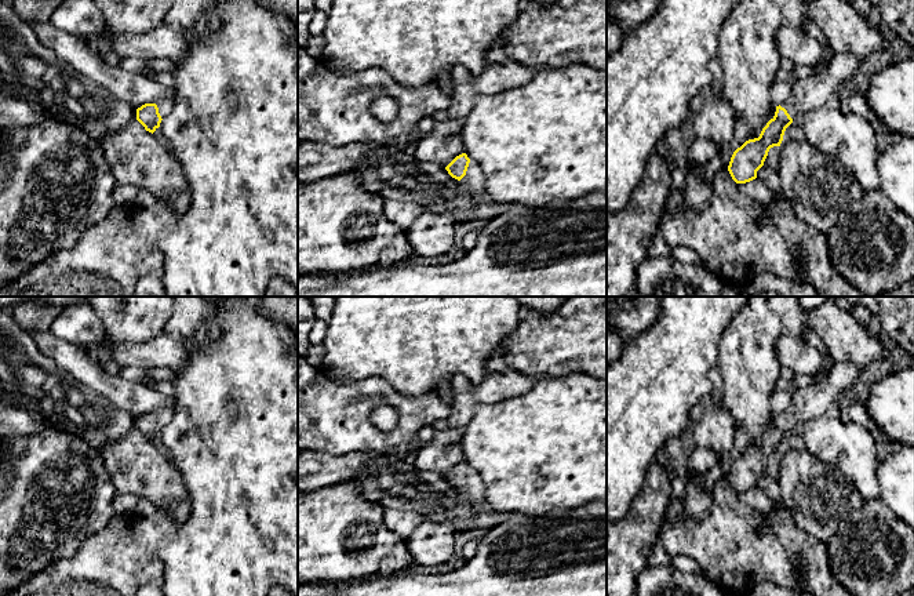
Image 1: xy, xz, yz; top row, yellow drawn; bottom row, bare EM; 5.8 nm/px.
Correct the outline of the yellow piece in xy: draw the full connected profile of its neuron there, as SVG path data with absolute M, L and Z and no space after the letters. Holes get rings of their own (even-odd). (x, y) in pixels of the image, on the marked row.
M174 95L164 97L156 103L145 103L136 109L136 120L145 127L146 131L154 132L161 120L172 110Z

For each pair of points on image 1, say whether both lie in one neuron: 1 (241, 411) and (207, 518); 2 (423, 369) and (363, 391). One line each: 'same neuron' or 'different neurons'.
1: same neuron
2: different neurons

